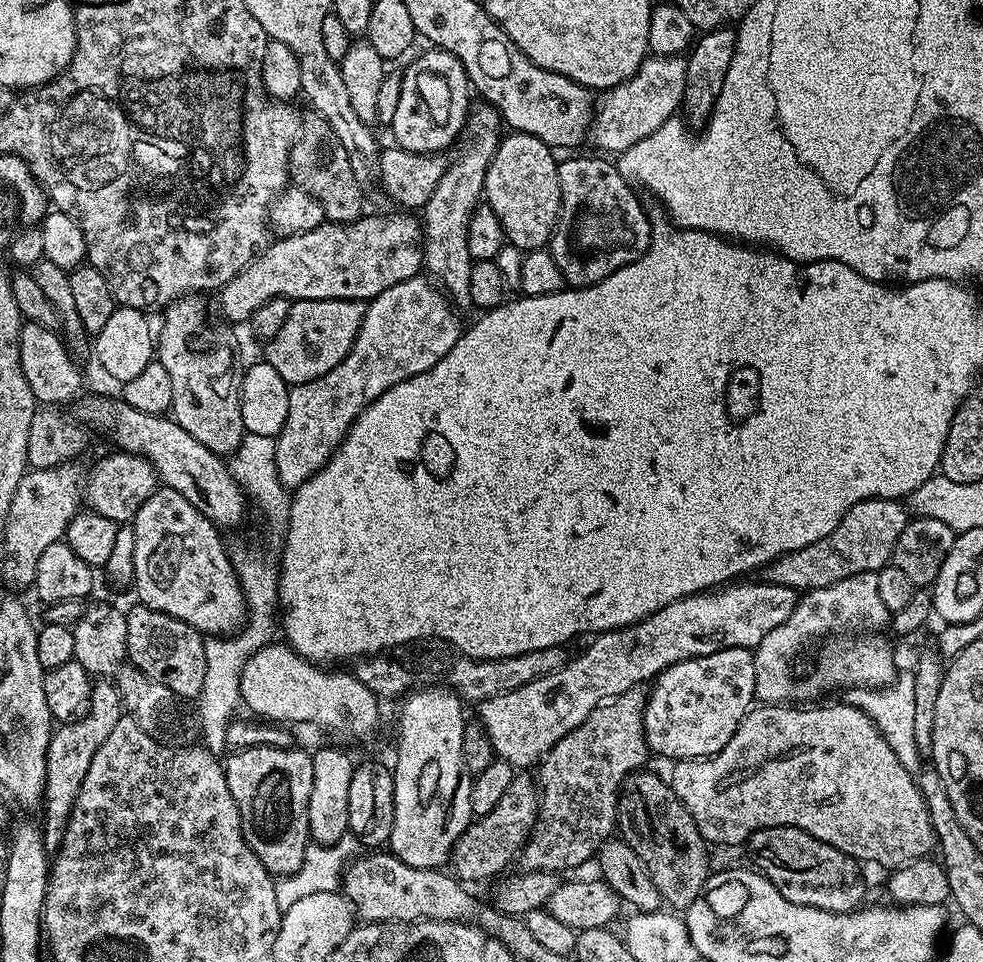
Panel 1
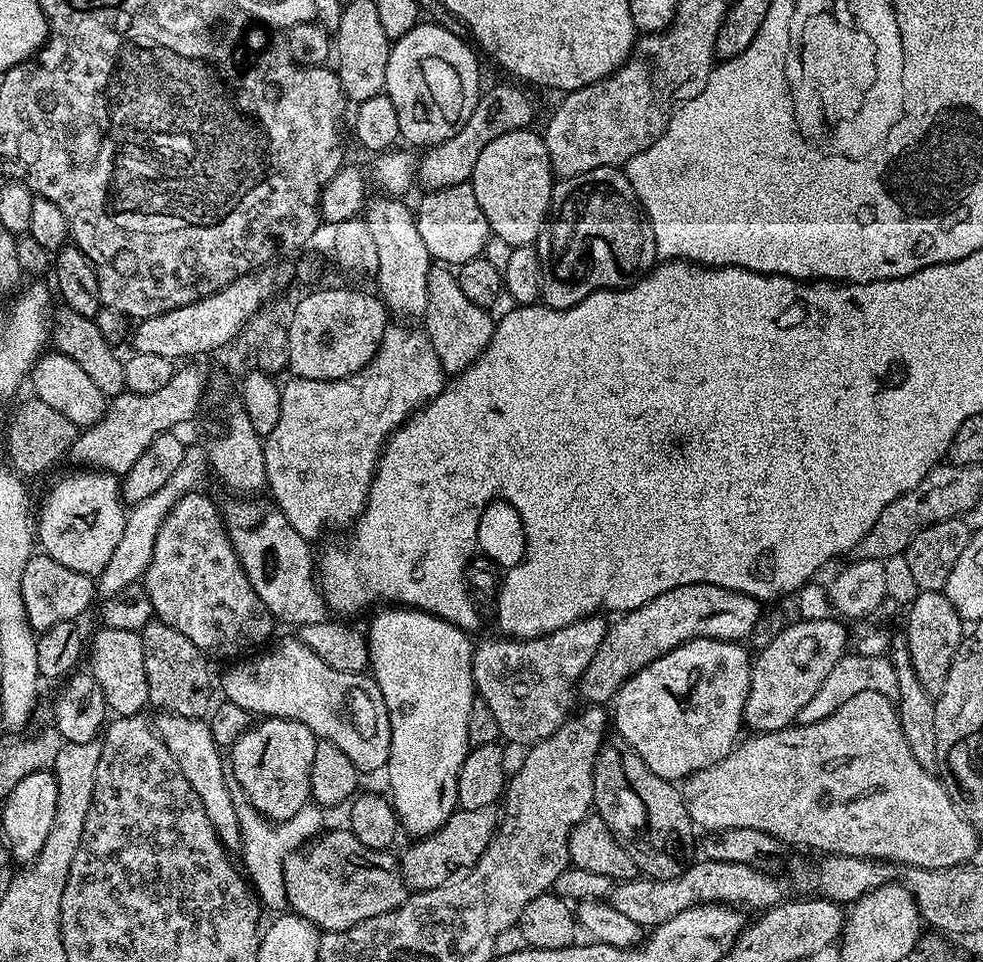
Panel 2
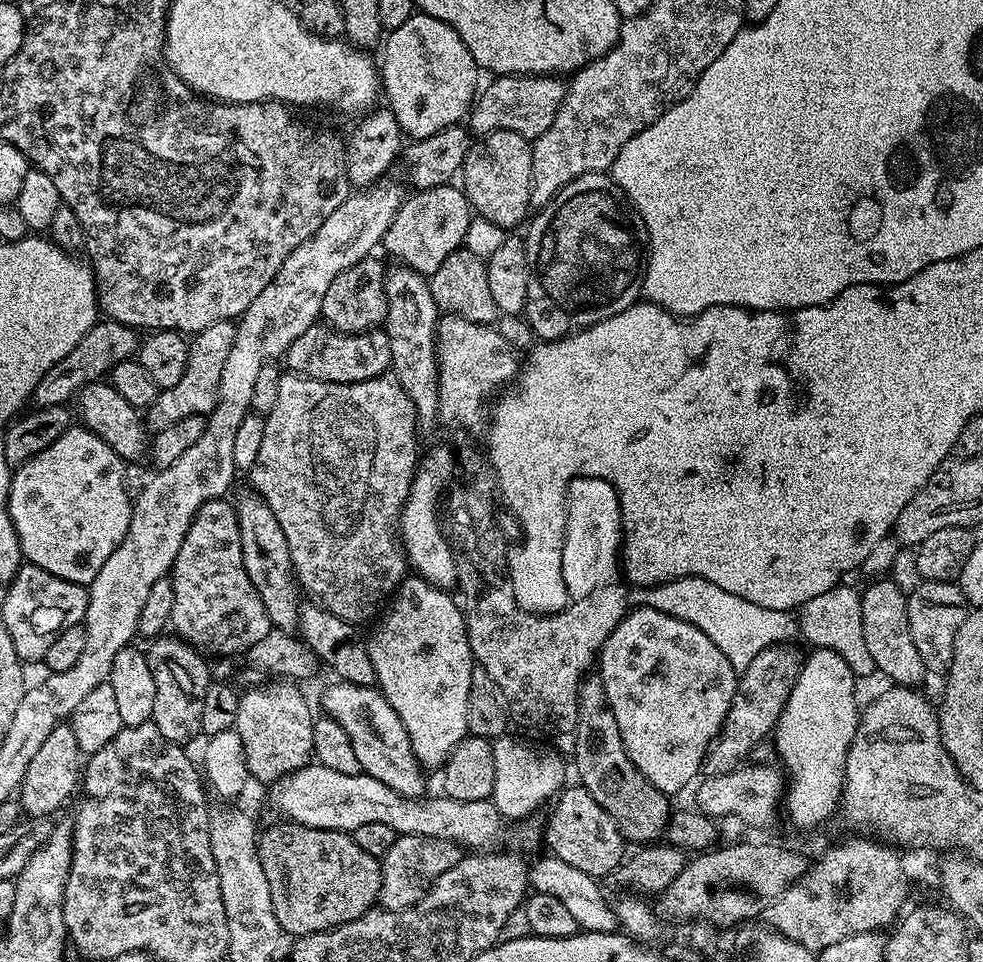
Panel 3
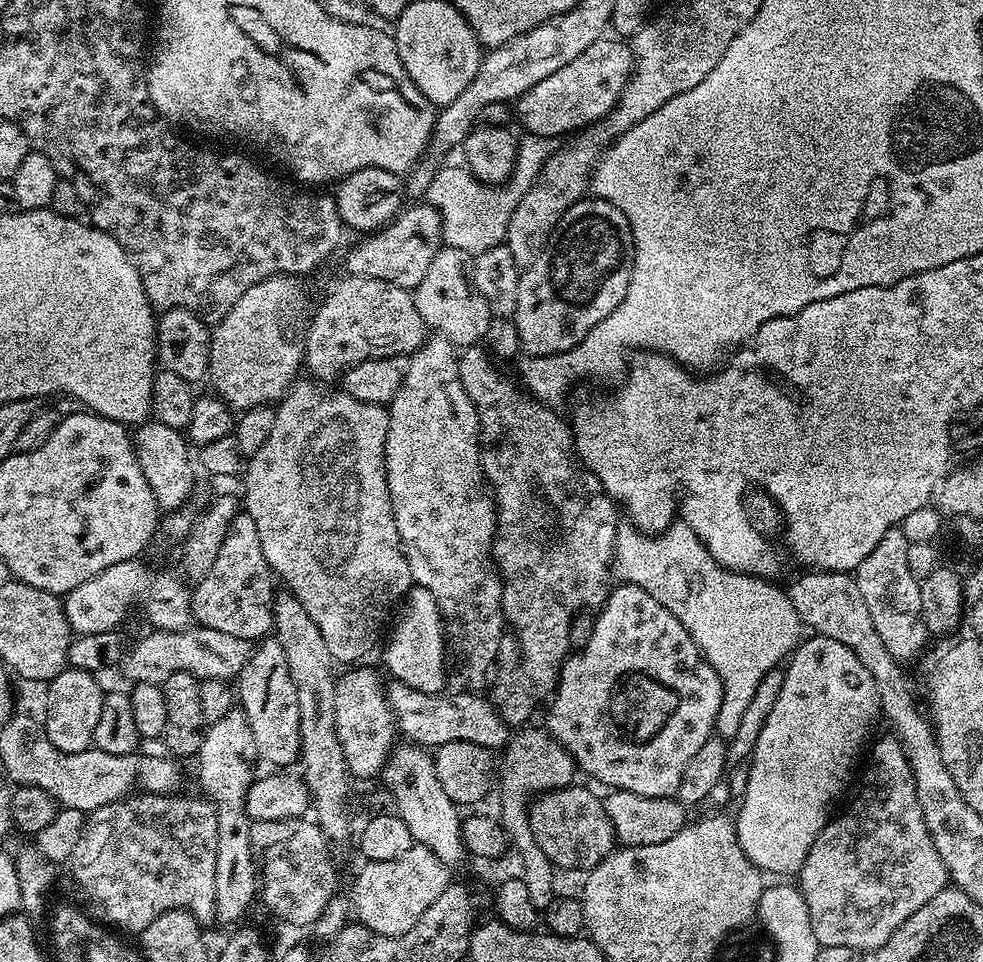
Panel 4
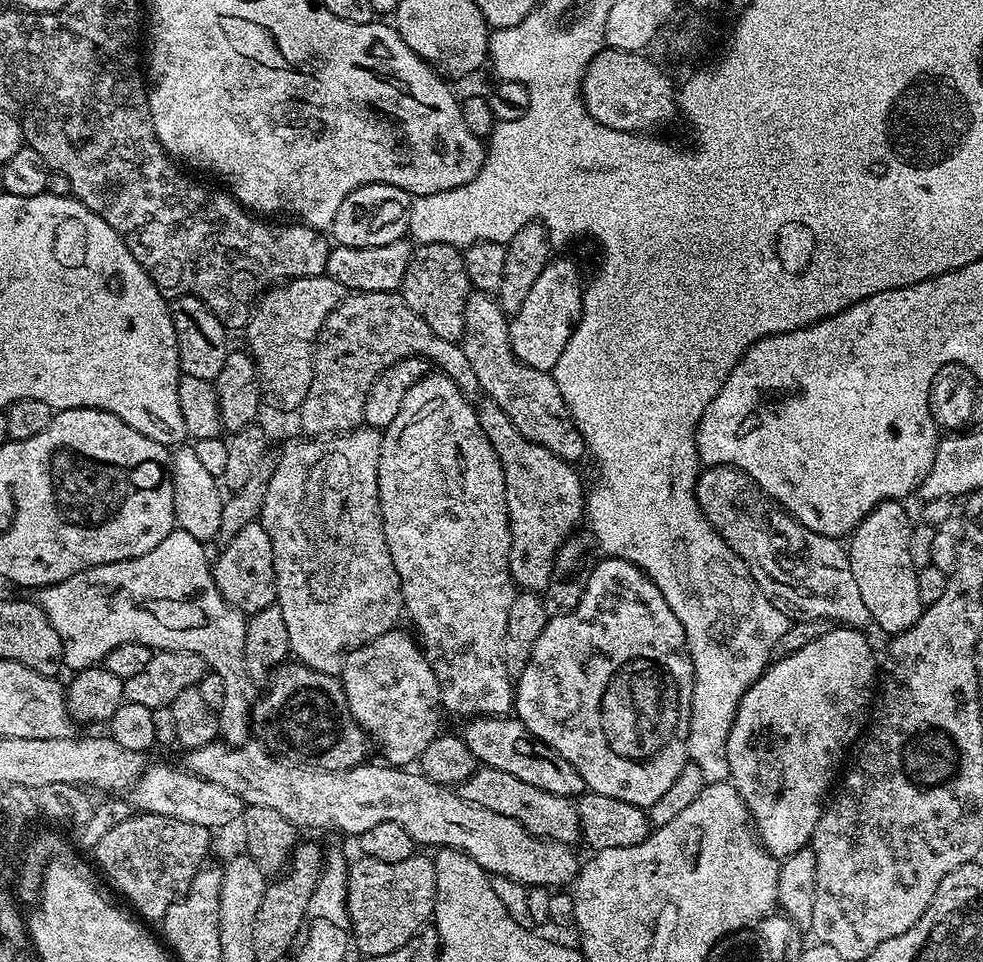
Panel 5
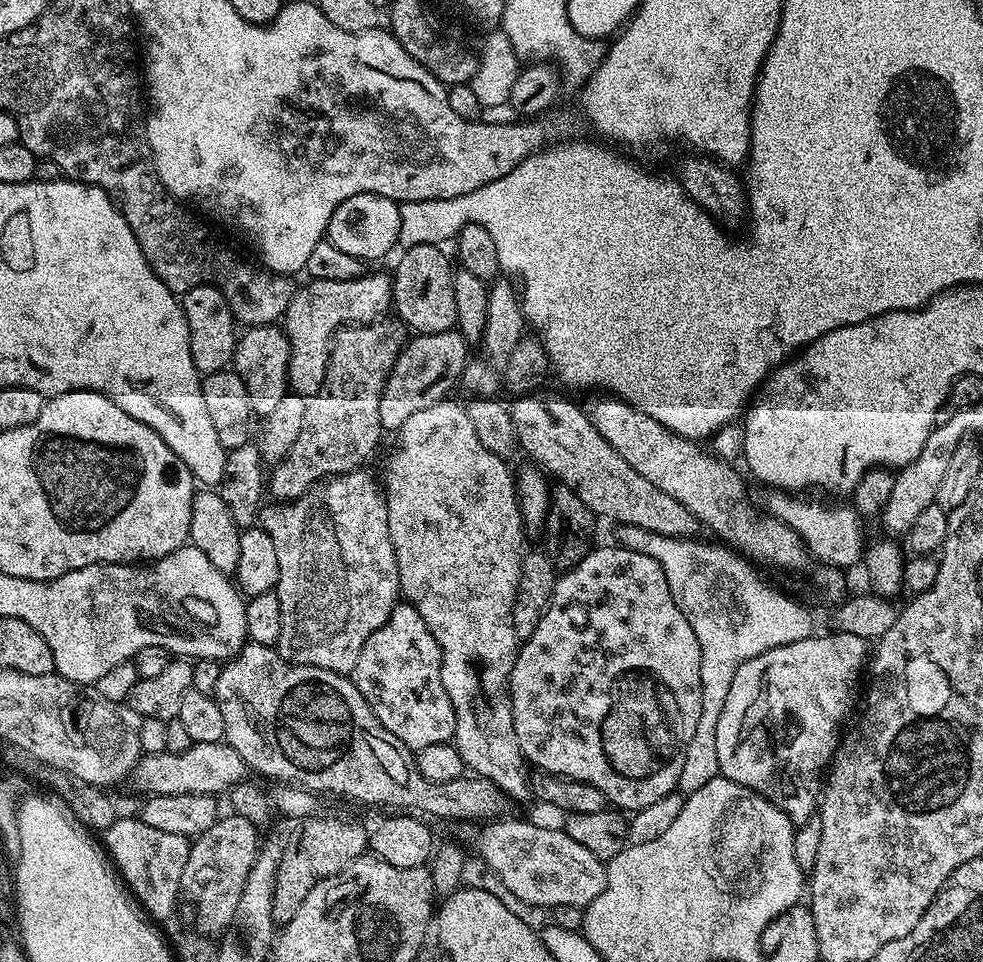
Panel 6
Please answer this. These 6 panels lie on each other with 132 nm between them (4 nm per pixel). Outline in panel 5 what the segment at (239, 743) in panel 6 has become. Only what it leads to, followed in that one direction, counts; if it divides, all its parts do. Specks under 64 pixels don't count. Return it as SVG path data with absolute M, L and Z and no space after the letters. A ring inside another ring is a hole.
M285 662L271 673L268 682L268 693L265 696L263 693L252 705L252 723L255 731L257 733L260 731L259 739L273 753L326 772L341 772L365 763L366 734L362 726L358 726L354 714L350 714L344 685L336 676L322 674L299 662ZM483 766L477 767L470 779L458 785L458 791L463 800L469 800L474 806L514 818L514 822L521 824L532 836L543 836L545 840L573 846L581 843L582 821L577 801L573 797L538 790L538 786L530 786L530 782L514 778L514 774L502 774L502 770Z

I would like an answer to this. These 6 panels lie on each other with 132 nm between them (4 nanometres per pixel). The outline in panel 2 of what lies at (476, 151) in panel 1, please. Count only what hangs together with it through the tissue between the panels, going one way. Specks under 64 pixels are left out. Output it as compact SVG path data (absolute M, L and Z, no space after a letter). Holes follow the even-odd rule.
M434 266L426 278L426 310L422 317L423 331L438 354L438 362L445 373L459 374L486 350L492 337L494 327L493 313L487 308L478 306L466 298L462 286L458 286L456 272L448 266Z

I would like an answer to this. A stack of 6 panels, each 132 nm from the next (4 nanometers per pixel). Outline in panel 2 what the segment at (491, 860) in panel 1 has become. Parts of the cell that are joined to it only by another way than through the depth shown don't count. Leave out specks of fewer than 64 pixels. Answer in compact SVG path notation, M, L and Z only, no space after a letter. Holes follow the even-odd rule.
M495 807L482 810L455 811L440 829L429 836L413 839L404 853L399 853L400 873L404 883L413 893L434 890L438 886L449 883L453 878L474 867L478 858L488 849L492 837L498 827L498 812Z

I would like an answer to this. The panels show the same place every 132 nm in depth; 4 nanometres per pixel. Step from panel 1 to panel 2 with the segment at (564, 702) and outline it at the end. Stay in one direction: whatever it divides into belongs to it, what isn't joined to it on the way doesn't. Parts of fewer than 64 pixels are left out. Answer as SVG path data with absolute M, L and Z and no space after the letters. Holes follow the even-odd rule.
M691 584L690 586L678 586L674 590L666 590L666 594L658 594L650 602L638 606L633 612L623 613L619 618L613 619L608 625L608 633L604 635L602 646L598 654L586 666L582 678L578 682L579 695L584 695L588 702L595 702L604 706L615 697L616 692L638 670L650 666L662 654L670 654L678 646L682 646L691 640L730 640L733 642L747 641L747 636L756 628L760 620L761 601L750 598L741 592L735 592L729 588L719 588L713 584Z

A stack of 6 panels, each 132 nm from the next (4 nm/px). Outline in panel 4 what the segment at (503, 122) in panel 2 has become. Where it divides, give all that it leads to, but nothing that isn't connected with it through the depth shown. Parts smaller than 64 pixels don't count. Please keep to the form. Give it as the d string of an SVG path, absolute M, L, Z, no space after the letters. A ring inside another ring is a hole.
M605 38L593 42L574 62L554 70L550 78L542 78L538 86L526 90L514 102L514 116L533 136L564 136L575 134L604 116L618 102L628 77L632 74L632 50L623 39Z

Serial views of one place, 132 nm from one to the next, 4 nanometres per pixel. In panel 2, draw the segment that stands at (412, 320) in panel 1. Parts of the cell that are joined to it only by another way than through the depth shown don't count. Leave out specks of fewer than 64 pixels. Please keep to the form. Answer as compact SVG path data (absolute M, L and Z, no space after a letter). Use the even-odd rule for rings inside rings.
M388 327L382 334L375 358L358 374L345 380L302 380L292 378L280 390L280 413L274 430L263 437L266 458L266 485L271 499L286 514L286 522L310 542L316 542L320 532L331 524L355 525L368 501L368 488L376 464L388 437L416 411L432 400L446 383L444 367L434 354L430 338L420 330L407 332L404 328Z

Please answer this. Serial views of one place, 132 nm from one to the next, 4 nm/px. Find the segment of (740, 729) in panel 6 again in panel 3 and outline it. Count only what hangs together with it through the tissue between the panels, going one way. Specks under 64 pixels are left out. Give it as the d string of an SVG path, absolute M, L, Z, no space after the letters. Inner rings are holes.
M816 648L810 652L812 653L800 665L794 690L790 690L790 698L782 710L774 733L776 752L781 760L779 763L786 773L786 812L788 808L788 816L796 828L816 828L819 824L826 823L835 812L837 815L838 805L844 794L846 758L854 742L856 727L860 725L862 711L861 705L856 705L858 680L847 662L830 649Z

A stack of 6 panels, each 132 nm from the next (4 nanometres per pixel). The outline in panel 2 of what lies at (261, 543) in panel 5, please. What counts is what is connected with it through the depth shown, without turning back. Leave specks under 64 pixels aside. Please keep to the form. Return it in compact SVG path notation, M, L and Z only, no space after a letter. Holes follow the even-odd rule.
M193 490L182 498L166 514L158 536L154 538L154 552L148 568L142 577L146 594L150 594L150 602L155 619L166 626L174 626L178 634L186 634L194 646L209 658L215 656L236 656L239 652L251 653L251 648L259 649L269 643L268 635L272 632L274 621L266 606L254 594L254 586L246 578L240 565L238 554L228 537L228 529L224 526L224 517L218 504L200 490Z

